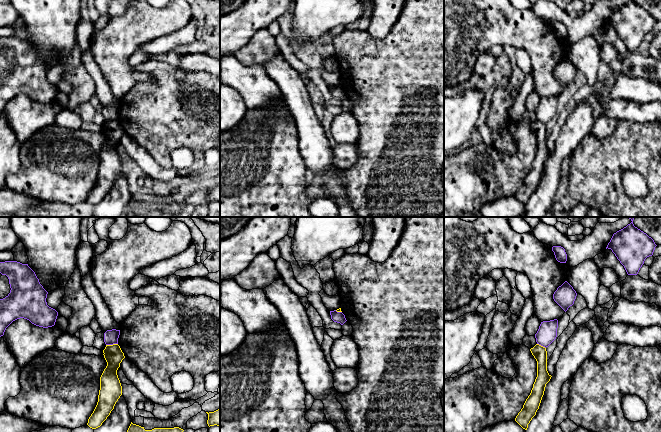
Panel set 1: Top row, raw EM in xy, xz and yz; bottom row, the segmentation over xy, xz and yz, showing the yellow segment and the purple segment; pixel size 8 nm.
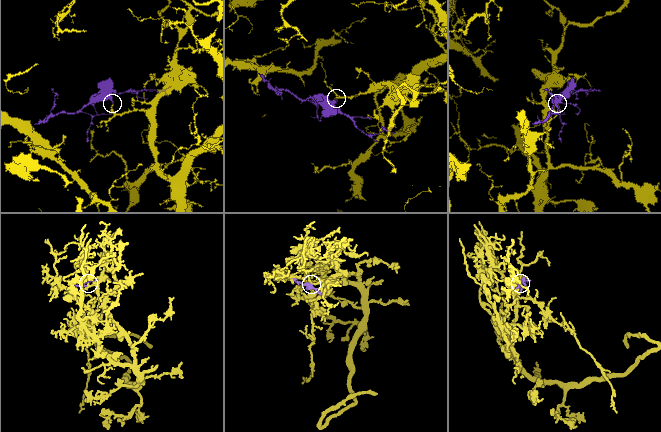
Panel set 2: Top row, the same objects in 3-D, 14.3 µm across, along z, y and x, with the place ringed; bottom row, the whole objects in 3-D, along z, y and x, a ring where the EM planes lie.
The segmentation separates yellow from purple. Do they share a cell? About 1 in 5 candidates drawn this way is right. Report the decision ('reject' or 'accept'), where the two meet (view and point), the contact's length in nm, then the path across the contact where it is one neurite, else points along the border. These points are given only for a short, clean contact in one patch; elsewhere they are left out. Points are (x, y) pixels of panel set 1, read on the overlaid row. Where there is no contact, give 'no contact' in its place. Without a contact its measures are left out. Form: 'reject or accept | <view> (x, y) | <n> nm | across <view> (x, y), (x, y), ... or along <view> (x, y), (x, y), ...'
reject | xy (111, 345) | 100 nm | along xy (117, 343), (106, 345)

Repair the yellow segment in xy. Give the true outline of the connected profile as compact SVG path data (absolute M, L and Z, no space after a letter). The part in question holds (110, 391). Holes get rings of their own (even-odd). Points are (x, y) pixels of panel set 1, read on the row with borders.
M118 344L106 345L103 353L107 366L100 377L97 405L87 423L92 429L96 429L102 425L122 395L122 386L117 375L117 370L125 358L124 353Z

